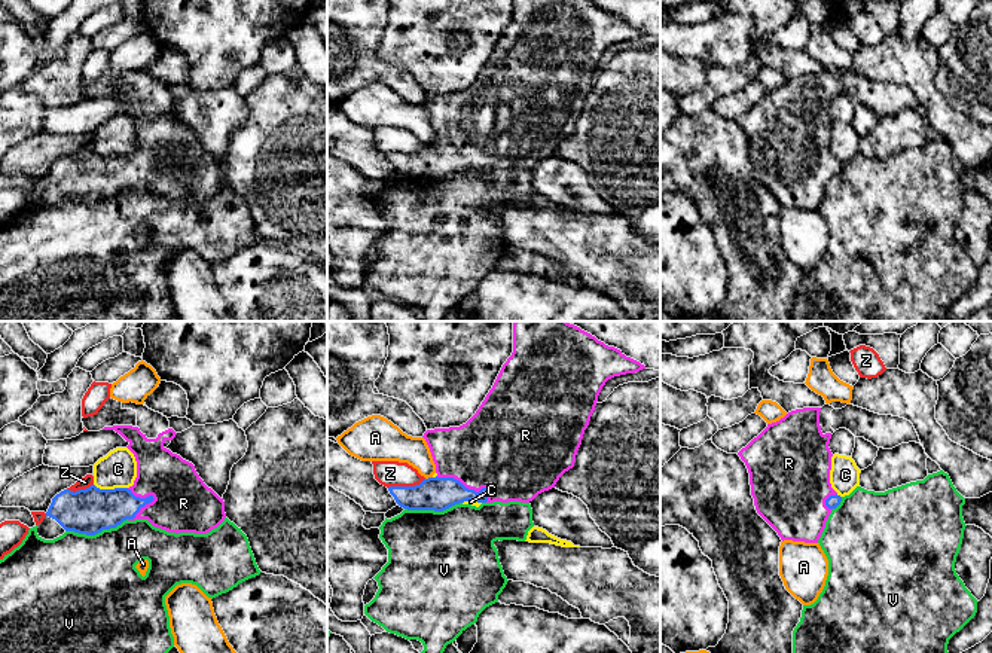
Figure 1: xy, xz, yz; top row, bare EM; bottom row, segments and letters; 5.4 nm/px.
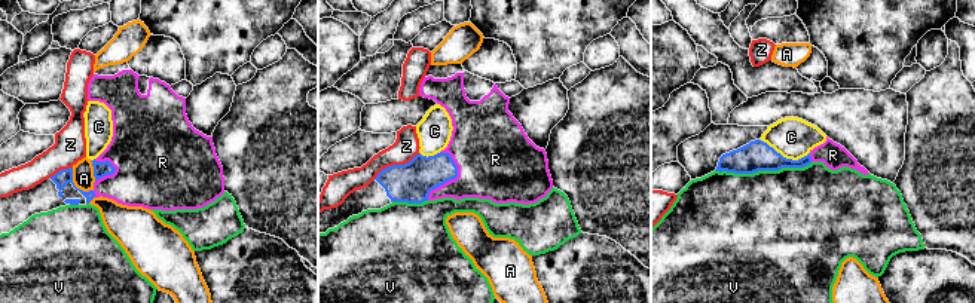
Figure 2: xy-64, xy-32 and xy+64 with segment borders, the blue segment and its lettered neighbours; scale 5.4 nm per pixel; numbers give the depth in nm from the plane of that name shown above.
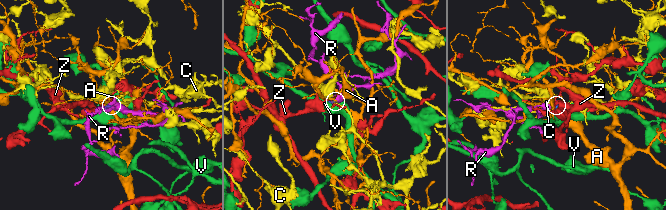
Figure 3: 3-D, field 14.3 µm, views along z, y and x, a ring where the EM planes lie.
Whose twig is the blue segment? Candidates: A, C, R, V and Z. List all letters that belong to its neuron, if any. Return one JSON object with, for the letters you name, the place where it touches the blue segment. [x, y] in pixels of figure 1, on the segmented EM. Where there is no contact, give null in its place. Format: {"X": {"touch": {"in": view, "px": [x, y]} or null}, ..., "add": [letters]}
{"R": {"touch": {"in": "xz", "px": [467, 488]}}, "add": ["R"]}

